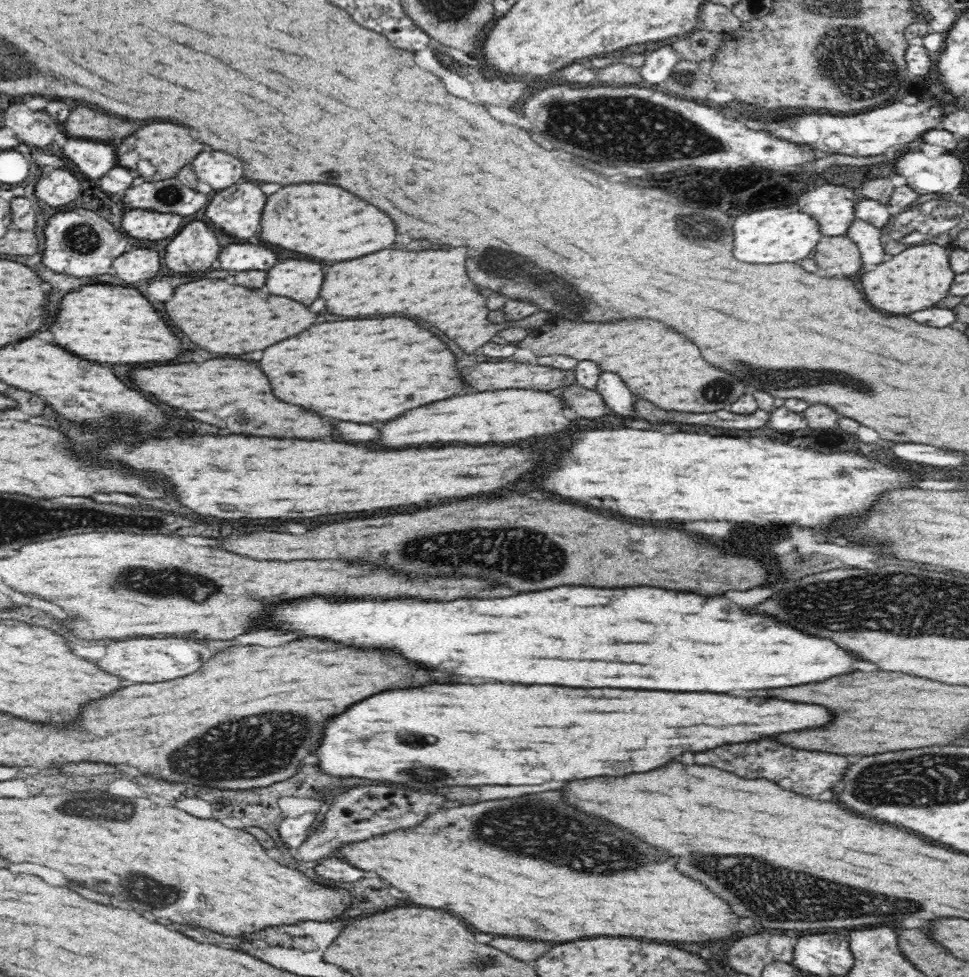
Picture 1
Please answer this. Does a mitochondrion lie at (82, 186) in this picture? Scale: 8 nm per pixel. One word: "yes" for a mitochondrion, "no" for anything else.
no

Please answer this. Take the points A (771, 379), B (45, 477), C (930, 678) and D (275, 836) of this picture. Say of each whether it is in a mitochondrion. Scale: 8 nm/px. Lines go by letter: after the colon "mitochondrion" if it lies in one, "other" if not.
A: mitochondrion
B: other
C: other
D: other

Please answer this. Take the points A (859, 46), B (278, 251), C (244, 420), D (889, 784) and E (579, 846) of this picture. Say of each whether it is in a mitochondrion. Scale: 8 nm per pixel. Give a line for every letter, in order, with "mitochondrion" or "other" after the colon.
A: mitochondrion
B: other
C: mitochondrion
D: mitochondrion
E: mitochondrion

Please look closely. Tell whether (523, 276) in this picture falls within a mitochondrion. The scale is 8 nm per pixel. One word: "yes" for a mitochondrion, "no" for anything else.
yes

